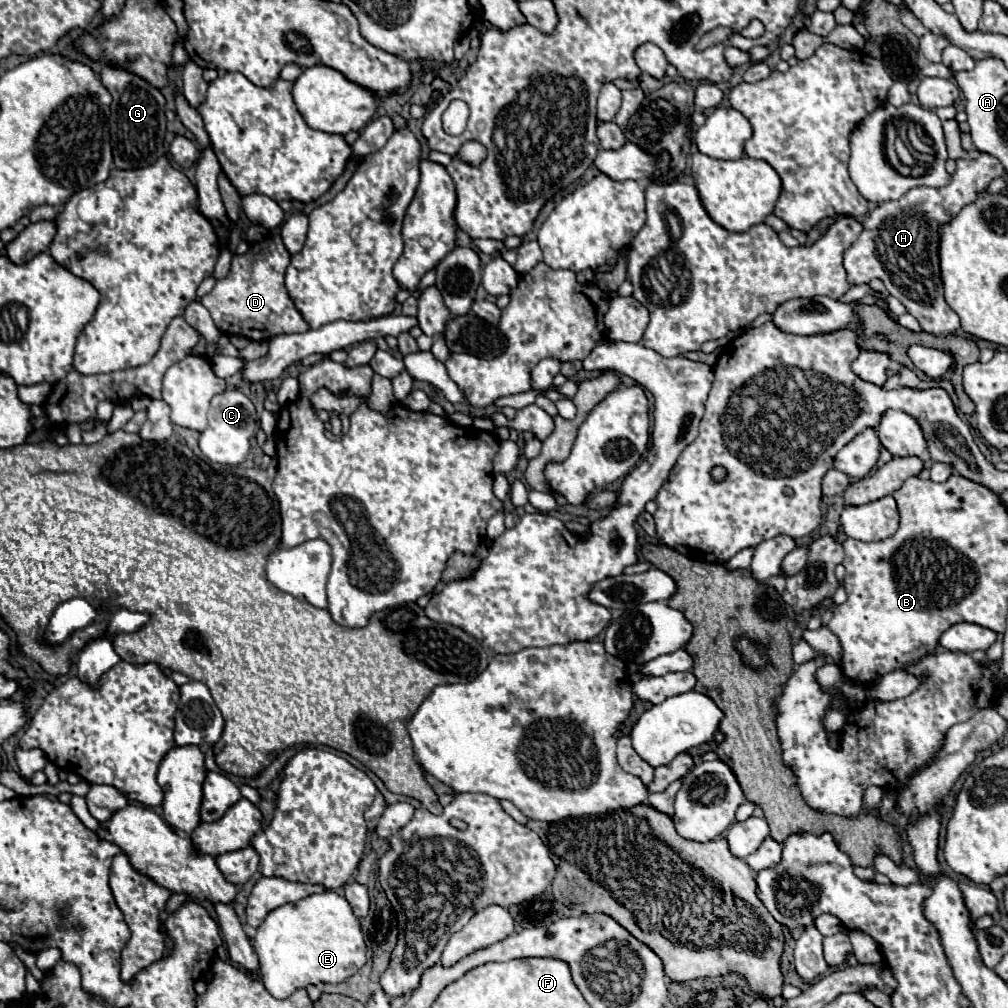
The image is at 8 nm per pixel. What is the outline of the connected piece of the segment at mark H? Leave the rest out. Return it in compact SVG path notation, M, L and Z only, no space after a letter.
M980 154L978 158L958 158L956 160L956 172L950 186L944 188L912 188L898 200L884 202L876 206L872 212L866 214L866 220L862 222L864 230L860 232L858 240L844 252L844 268L848 274L848 280L852 286L868 284L872 278L880 278L886 286L886 290L898 298L906 310L920 320L920 326L924 332L934 336L946 336L960 328L958 314L946 304L944 300L944 284L940 276L940 260L938 260L938 244L940 244L940 226L948 224L966 204L972 204L980 192L988 188L988 184L994 178L1004 176L1006 170L1002 168L1000 160L990 154Z

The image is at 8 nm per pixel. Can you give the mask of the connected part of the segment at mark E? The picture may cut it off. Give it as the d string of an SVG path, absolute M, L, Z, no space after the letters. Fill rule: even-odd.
M322 892L322 894L306 896L300 902L284 904L282 908L276 908L256 928L256 934L252 938L252 946L254 946L254 952L258 954L258 960L260 960L264 988L274 998L288 998L298 988L306 988L310 984L344 982L346 978L356 974L366 962L366 944L364 944L364 938L360 932L358 918L352 914L352 908L346 902L346 898L338 896L336 892Z

